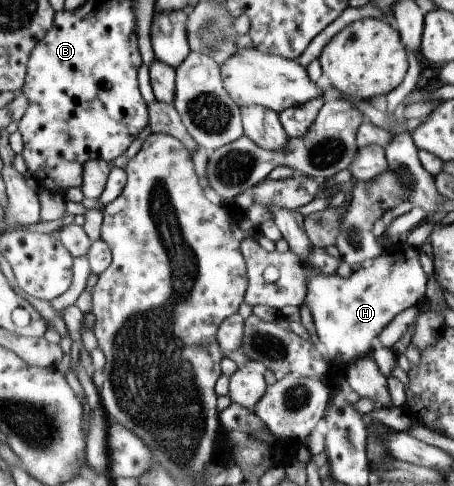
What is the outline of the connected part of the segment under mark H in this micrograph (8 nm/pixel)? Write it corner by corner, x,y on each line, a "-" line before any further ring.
411,254
403,262
399,256
381,256
377,258
377,262
373,262
371,270
366,264
356,268
349,278
318,274
310,270
307,262
306,269
310,274
310,282
304,304
313,316
317,337
323,344
329,362
341,360
346,363
346,367
371,354
385,328
399,314
409,308
418,307
427,298
429,277
421,264
419,254

